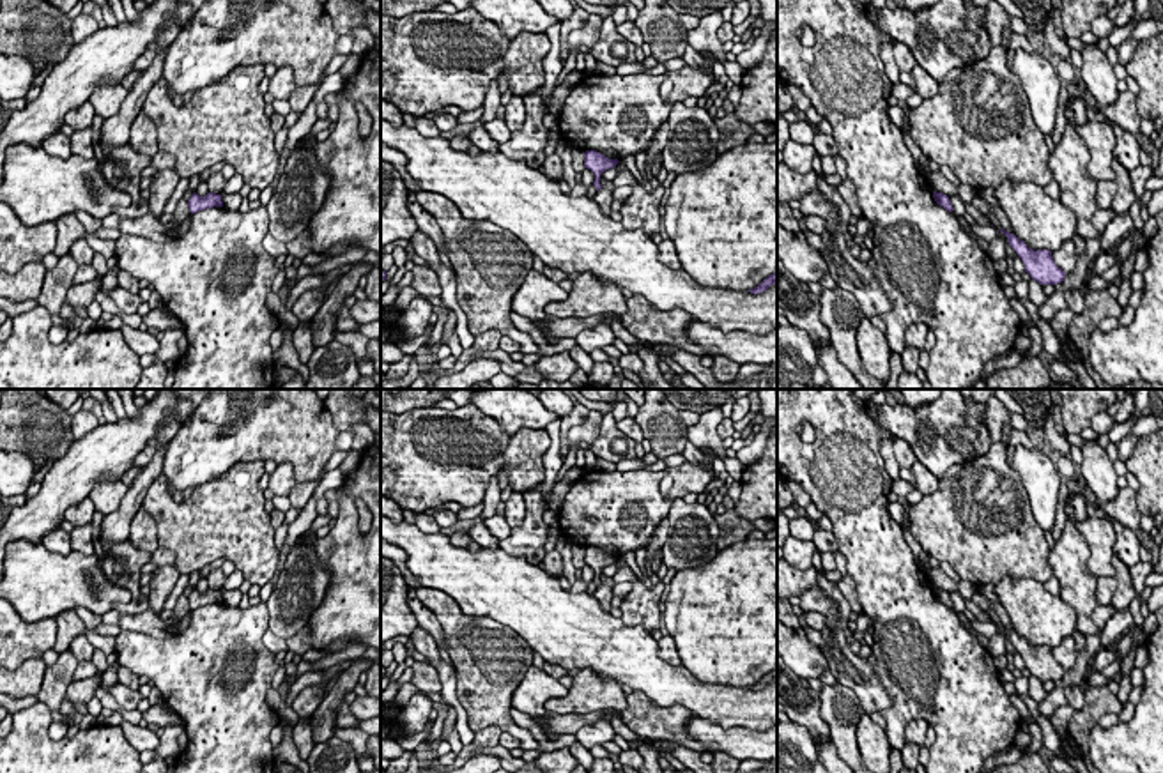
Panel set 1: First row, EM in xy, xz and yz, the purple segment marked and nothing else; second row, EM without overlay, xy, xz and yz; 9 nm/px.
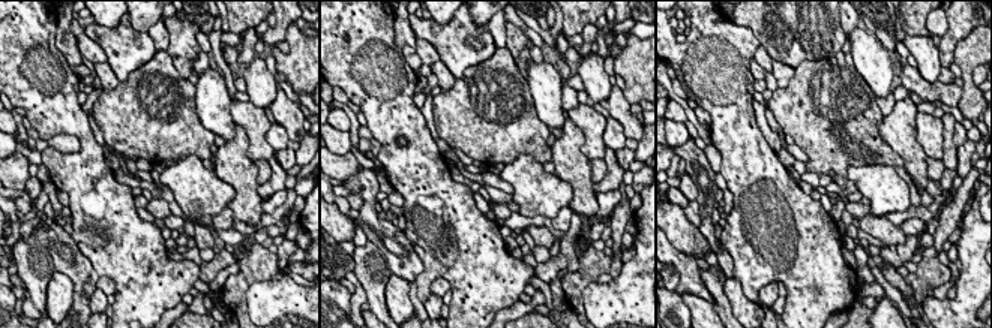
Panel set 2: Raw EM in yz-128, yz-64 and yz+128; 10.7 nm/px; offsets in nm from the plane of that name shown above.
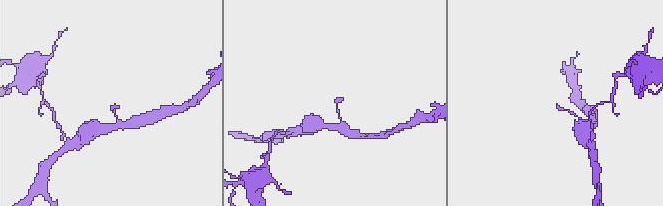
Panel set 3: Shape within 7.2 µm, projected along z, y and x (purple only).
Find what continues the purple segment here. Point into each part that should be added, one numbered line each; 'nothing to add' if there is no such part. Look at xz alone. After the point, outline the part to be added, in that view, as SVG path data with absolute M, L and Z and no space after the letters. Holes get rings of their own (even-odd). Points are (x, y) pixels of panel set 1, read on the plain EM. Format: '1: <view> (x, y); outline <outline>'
nothing to add

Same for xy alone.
nothing to add

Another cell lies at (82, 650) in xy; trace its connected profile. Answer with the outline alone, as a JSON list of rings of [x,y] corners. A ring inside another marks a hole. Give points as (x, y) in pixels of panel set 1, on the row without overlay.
[[[78,635],[73,639],[69,651],[74,654],[78,662],[92,660],[94,646],[87,640],[85,635]]]

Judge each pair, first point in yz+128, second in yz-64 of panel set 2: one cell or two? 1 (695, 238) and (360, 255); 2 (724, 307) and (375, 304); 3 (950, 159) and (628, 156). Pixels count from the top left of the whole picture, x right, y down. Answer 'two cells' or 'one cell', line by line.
1: two cells
2: one cell
3: two cells

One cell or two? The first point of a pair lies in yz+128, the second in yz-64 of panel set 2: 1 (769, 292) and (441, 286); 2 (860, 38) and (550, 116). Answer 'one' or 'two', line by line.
1: one
2: one

